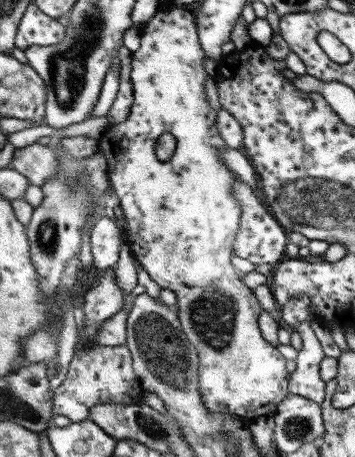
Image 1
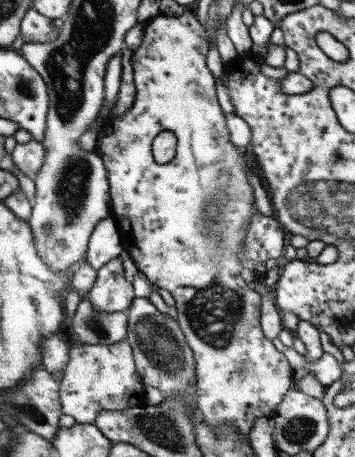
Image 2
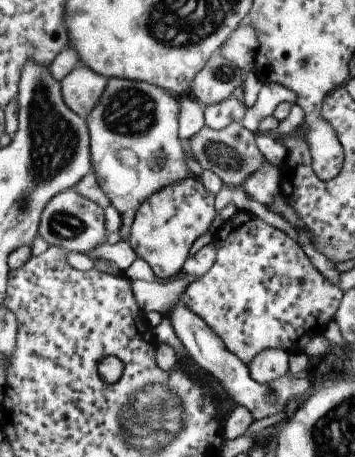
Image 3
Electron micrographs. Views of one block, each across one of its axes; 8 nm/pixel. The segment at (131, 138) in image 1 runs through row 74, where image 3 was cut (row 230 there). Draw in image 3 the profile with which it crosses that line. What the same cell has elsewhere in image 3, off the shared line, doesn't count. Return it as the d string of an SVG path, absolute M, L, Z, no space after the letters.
M187 178L179 184L165 186L145 198L137 208L131 224L127 248L137 260L145 260L155 280L165 280L181 272L181 266L189 258L189 246L207 232L215 218L215 192L209 192L199 178Z

